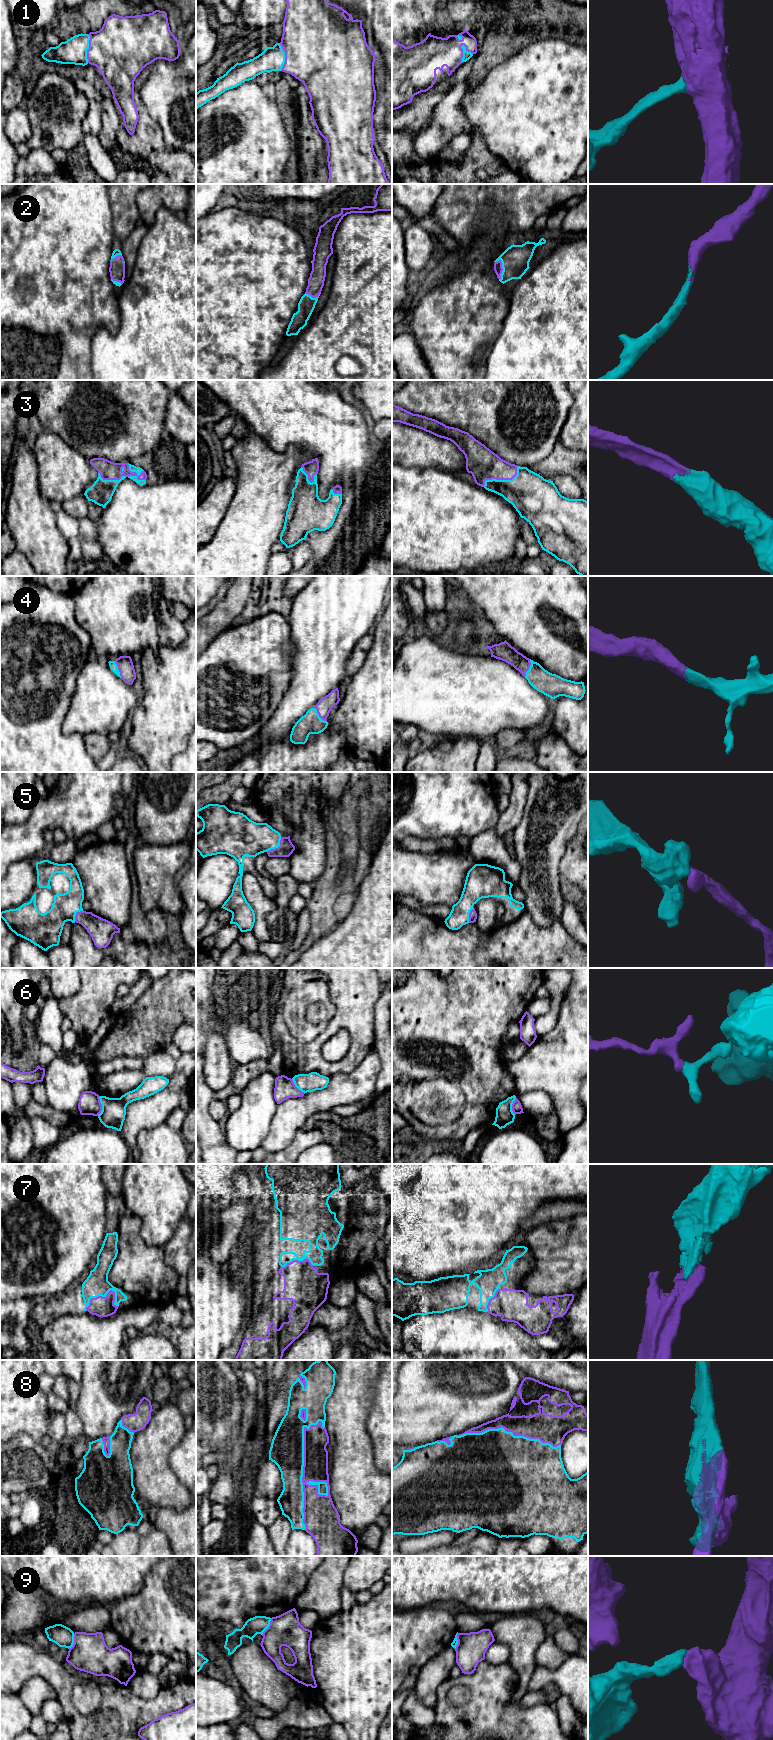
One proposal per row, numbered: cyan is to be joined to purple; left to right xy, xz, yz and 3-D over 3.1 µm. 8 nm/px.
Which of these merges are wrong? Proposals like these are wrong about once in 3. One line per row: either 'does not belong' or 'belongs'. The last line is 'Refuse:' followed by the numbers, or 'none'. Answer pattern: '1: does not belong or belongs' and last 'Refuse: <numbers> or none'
1: belongs
2: belongs
3: belongs
4: belongs
5: belongs
6: does not belong
7: belongs
8: belongs
9: does not belong
Refuse: 6, 9

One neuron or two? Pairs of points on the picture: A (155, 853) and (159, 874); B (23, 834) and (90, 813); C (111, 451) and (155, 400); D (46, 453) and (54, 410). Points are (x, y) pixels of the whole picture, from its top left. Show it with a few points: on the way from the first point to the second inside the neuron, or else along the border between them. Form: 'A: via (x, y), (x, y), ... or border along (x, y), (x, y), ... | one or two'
A: via (155, 858), (156, 869) | one
B: via (40, 821), (48, 813), (73, 813) | one
C: via (124, 438), (128, 434), (128, 427), (142, 413) | one
D: border along (44, 430), (56, 433), (69, 445) | two

